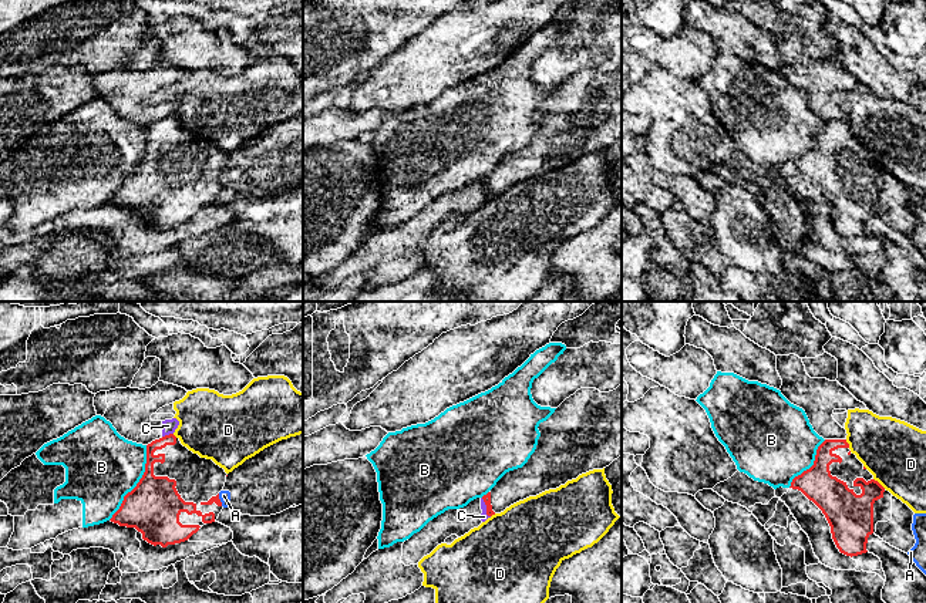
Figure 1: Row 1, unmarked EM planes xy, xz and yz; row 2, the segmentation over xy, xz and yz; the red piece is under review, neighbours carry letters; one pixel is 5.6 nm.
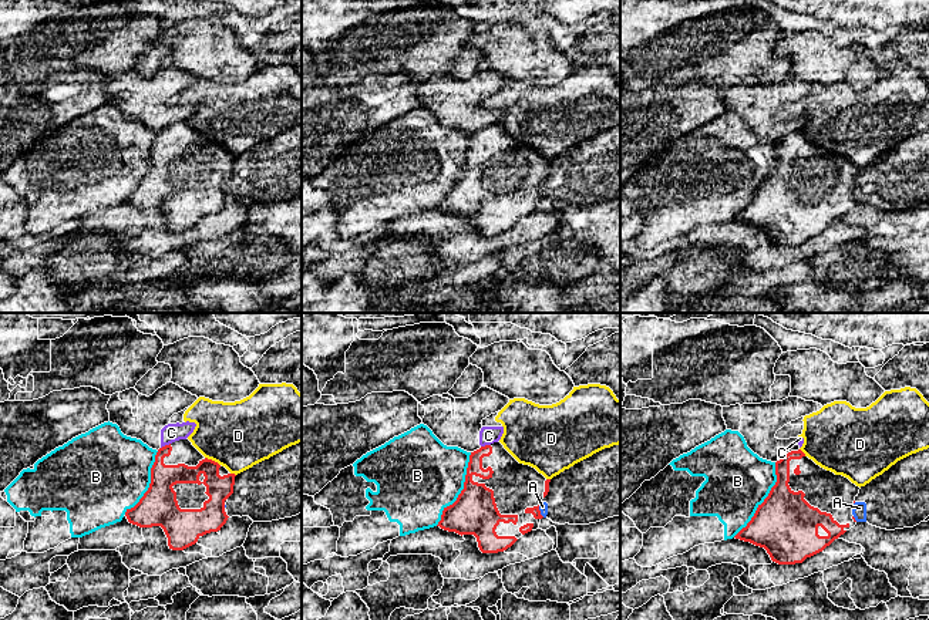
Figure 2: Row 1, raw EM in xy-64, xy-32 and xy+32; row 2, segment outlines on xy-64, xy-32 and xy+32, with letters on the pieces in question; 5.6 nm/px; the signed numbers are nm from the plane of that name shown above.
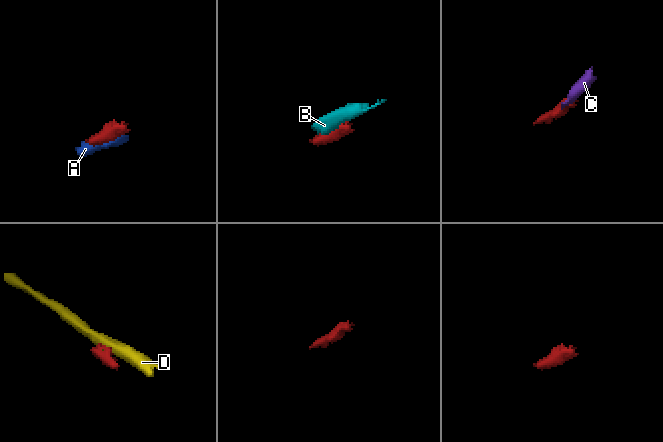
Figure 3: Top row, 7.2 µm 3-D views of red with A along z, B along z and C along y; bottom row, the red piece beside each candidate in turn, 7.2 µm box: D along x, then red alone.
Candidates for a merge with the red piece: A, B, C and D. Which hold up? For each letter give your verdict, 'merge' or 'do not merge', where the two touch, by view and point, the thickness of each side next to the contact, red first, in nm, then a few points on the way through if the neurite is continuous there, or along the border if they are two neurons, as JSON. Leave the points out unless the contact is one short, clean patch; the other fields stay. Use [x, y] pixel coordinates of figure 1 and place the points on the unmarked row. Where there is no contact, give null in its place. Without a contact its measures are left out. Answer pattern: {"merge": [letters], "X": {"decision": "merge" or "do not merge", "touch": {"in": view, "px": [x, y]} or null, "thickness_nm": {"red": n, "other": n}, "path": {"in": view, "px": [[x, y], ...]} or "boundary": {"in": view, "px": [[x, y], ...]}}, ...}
{"merge": [], "A": {"decision": "do not merge", "touch": {"in": "xy", "px": [219, 181]}, "thickness_nm": {"red": 40, "other": 60}}, "B": {"decision": "do not merge", "touch": {"in": "xy", "px": [138, 164]}, "thickness_nm": {"red": 300, "other": 420}}, "C": {"decision": "do not merge", "touch": {"in": "xy", "px": [167, 117]}, "thickness_nm": {"red": 70, "other": 80}, "boundary": {"in": "xy", "px": [[172, 114], [162, 118]]}}, "D": {"decision": "do not merge", "touch": {"in": "yz", "px": [878, 164]}, "thickness_nm": {"red": 260, "other": 360}}}

